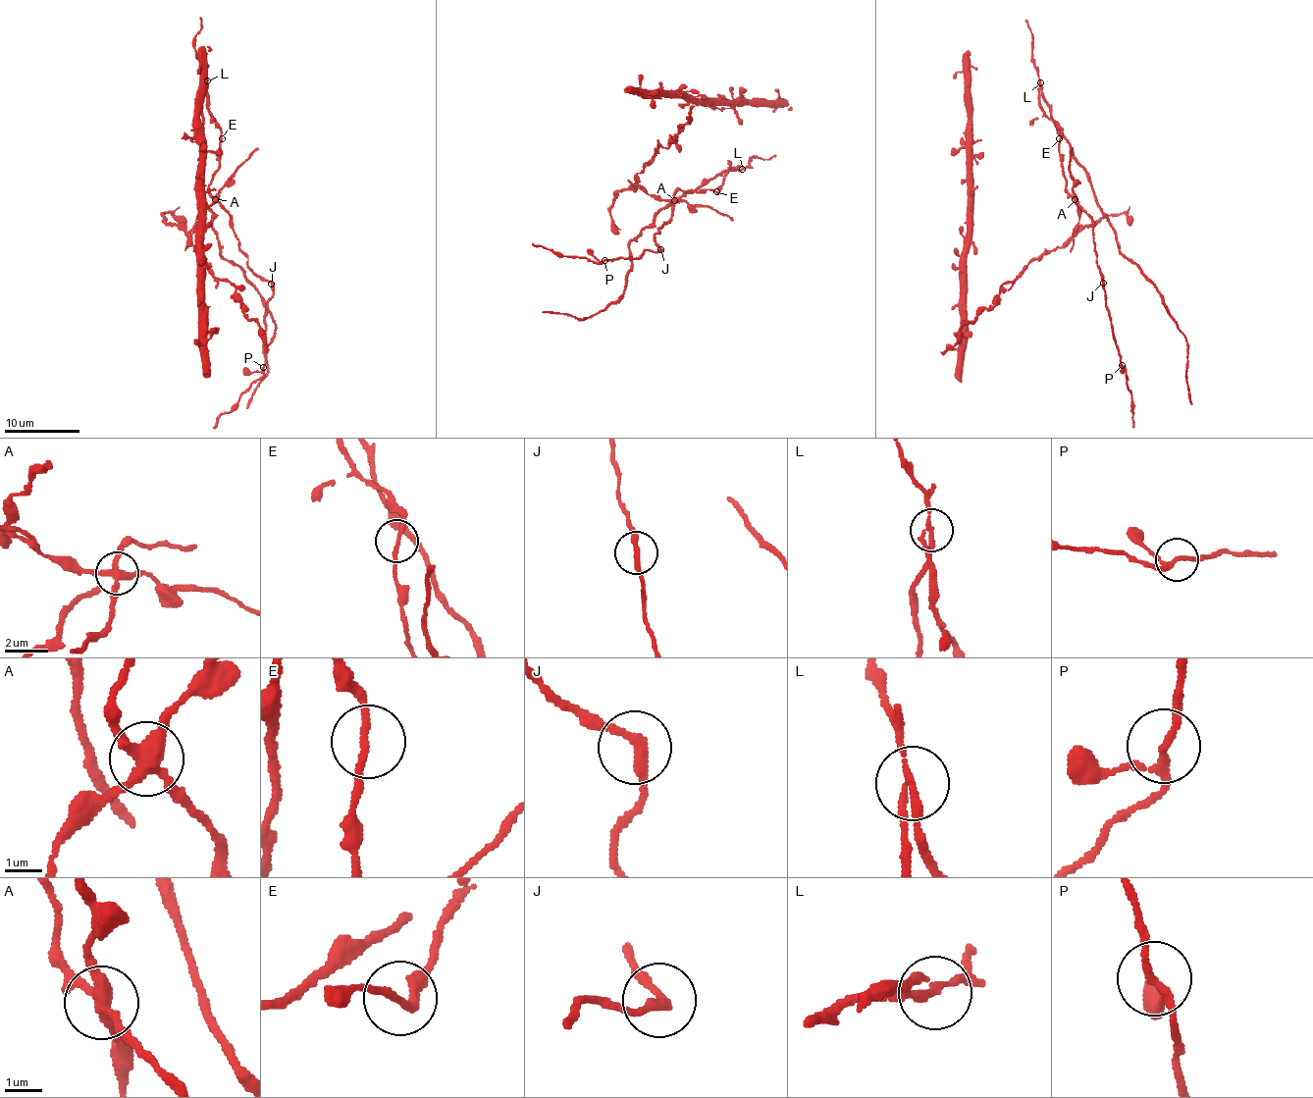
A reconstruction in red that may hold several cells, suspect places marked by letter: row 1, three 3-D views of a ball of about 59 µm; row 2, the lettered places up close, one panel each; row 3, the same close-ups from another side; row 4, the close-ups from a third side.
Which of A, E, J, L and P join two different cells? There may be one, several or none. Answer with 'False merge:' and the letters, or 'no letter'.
False merge: A, L

